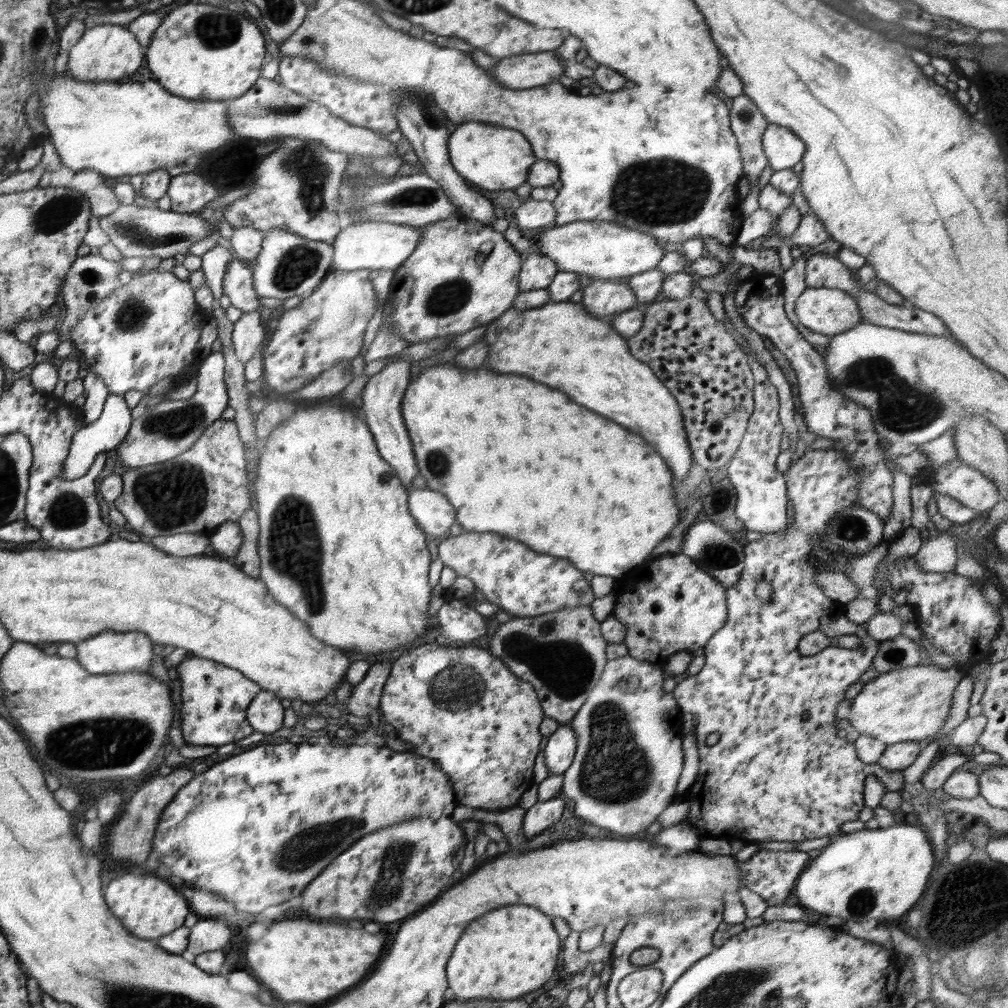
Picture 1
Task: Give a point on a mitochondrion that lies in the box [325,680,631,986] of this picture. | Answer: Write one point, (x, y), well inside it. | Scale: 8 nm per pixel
(396, 856)

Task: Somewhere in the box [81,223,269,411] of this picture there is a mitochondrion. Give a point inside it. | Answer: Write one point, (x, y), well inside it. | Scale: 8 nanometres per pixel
(134, 312)

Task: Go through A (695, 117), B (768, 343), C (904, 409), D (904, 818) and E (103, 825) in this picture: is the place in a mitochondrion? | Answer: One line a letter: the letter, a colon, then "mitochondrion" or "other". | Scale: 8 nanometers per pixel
A: other
B: other
C: mitochondrion
D: other
E: other

